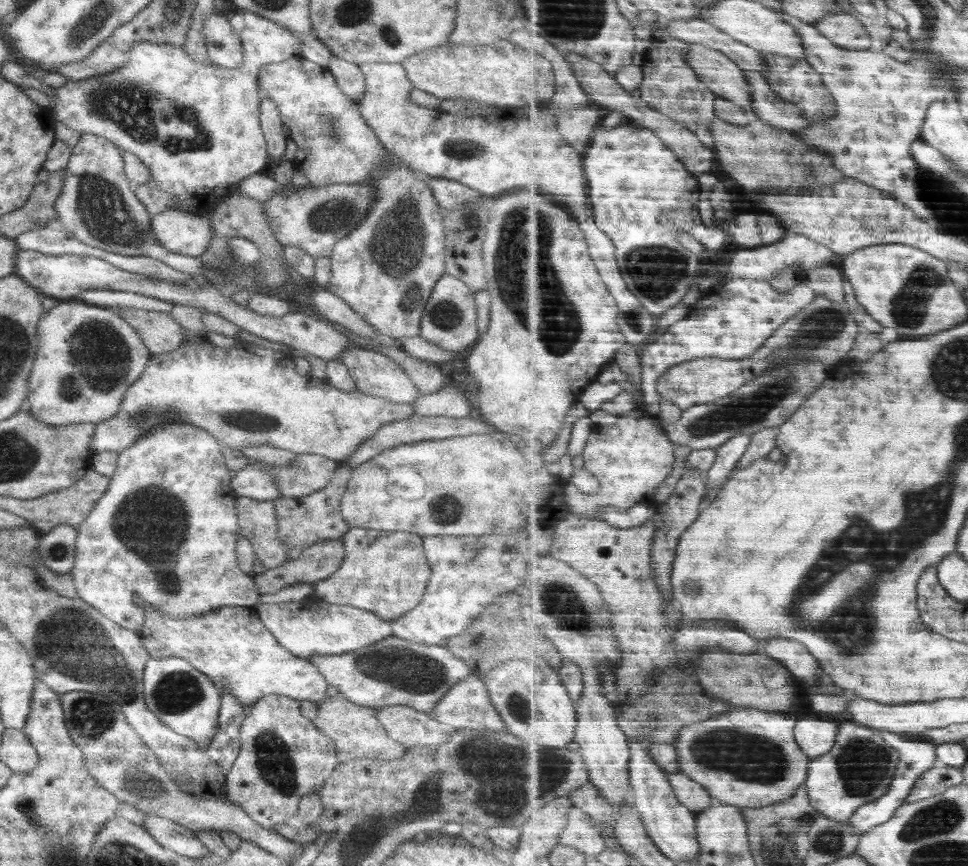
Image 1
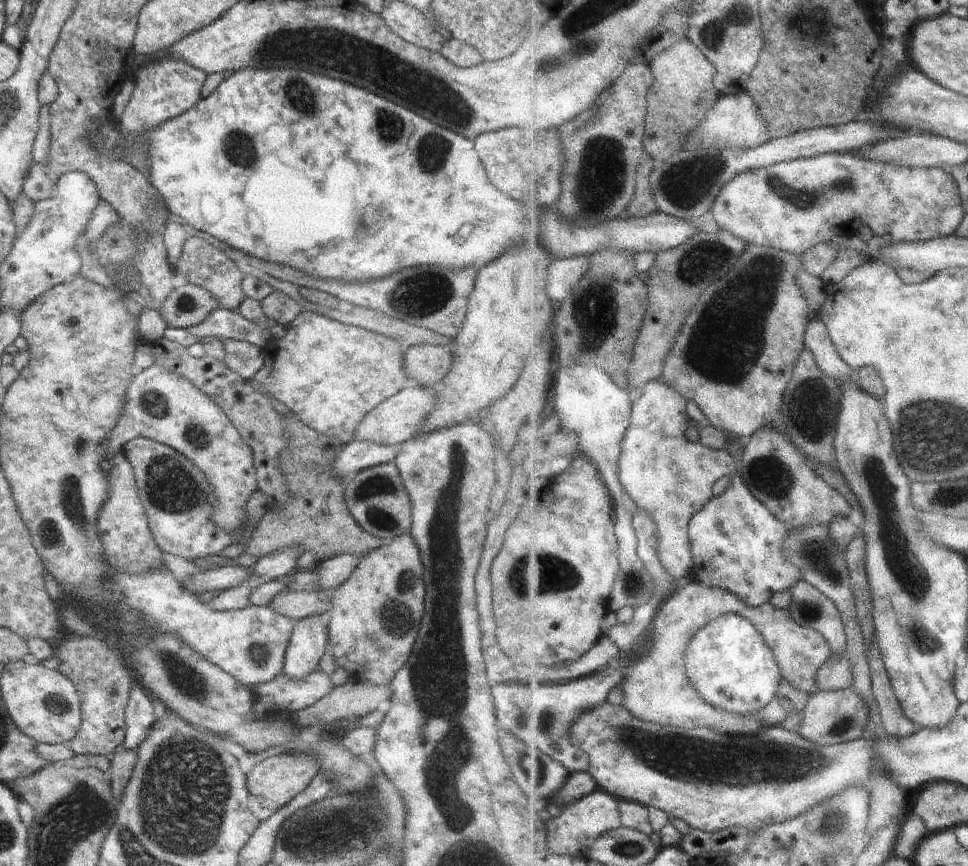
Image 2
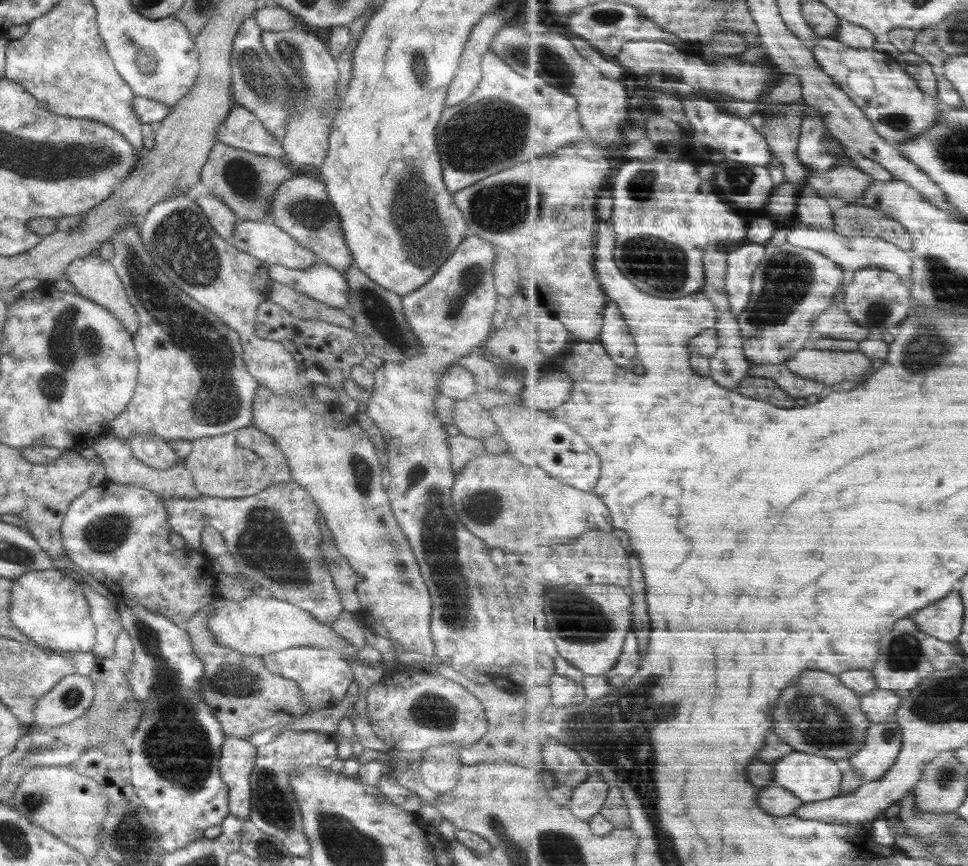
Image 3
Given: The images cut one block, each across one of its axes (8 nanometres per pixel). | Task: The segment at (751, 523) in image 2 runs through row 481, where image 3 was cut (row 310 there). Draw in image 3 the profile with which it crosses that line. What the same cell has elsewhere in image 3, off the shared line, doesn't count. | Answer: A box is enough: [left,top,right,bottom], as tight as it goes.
[726,243,766,318]

